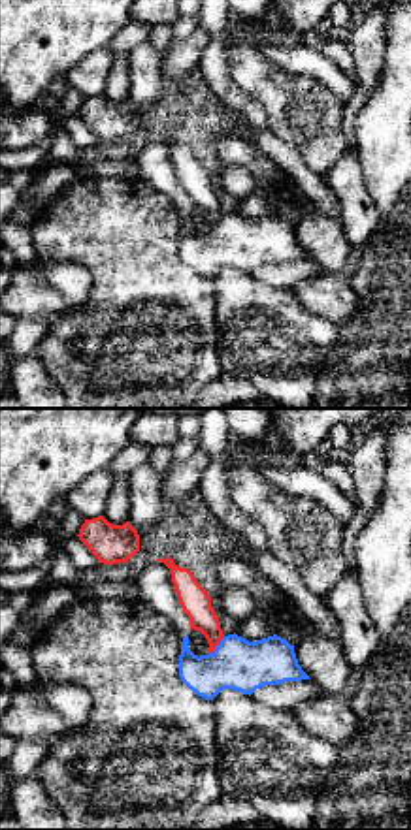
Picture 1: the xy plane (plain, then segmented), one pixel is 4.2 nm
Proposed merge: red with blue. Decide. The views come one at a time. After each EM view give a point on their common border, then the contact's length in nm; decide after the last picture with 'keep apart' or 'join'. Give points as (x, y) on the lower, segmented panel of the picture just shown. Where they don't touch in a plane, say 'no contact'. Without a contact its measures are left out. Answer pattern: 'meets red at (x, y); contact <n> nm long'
meets red at (217, 644); contact 110 nm long

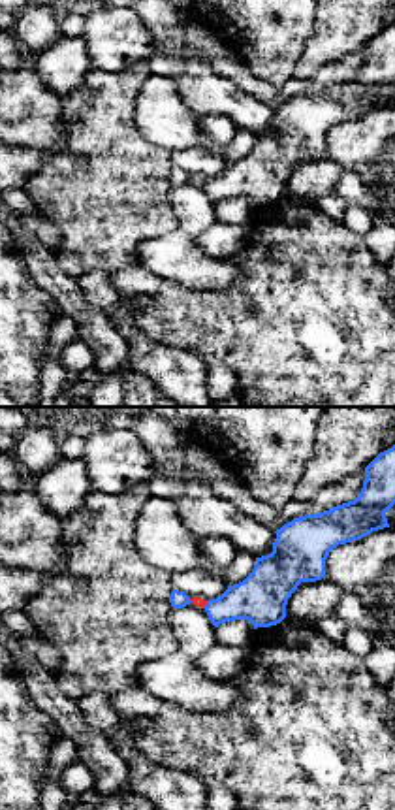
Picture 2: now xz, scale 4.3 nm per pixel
meets red at (205, 603); contact 40 nm long

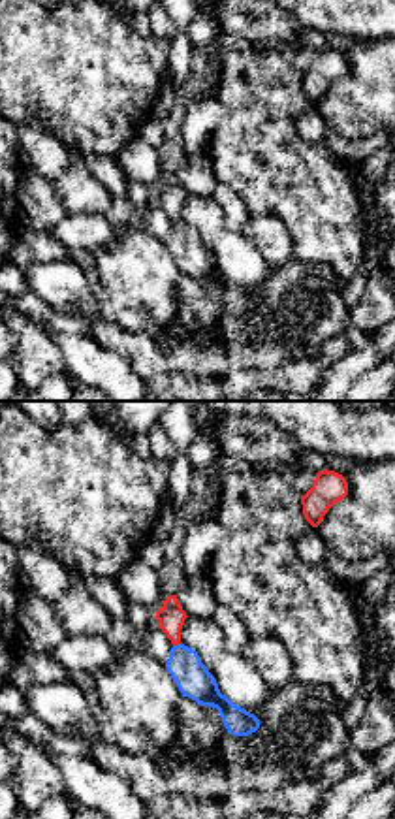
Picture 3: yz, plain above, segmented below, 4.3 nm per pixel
meets red at (175, 644); contact 40 nm long

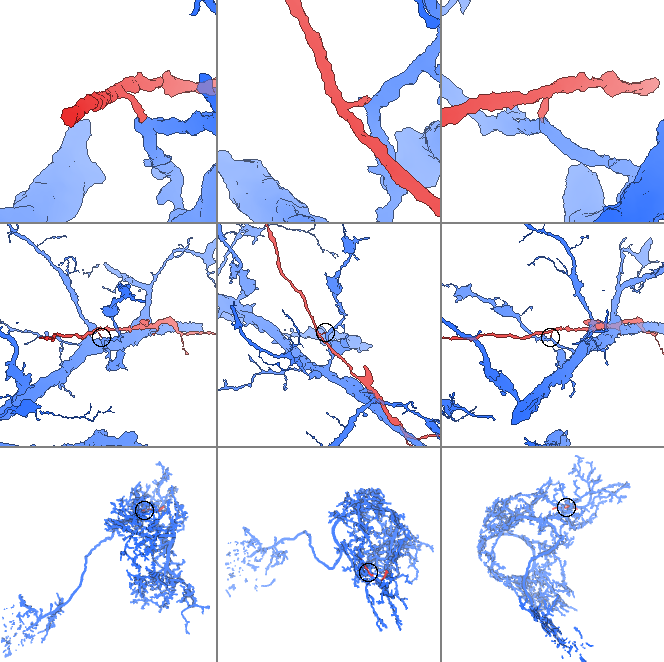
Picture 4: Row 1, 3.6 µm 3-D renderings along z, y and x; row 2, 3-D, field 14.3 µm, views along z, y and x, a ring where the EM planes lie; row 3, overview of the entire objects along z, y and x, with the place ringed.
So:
keep apart

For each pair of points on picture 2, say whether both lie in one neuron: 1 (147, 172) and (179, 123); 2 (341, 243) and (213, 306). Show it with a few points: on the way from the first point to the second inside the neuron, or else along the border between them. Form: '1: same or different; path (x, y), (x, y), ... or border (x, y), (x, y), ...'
1: different; border (136, 113), (136, 129), (147, 140), (172, 153)
2: same; path (326, 281), (305, 302), (251, 302)

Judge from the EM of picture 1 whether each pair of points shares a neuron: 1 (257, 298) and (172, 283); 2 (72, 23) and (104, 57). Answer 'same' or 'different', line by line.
1: different
2: different

